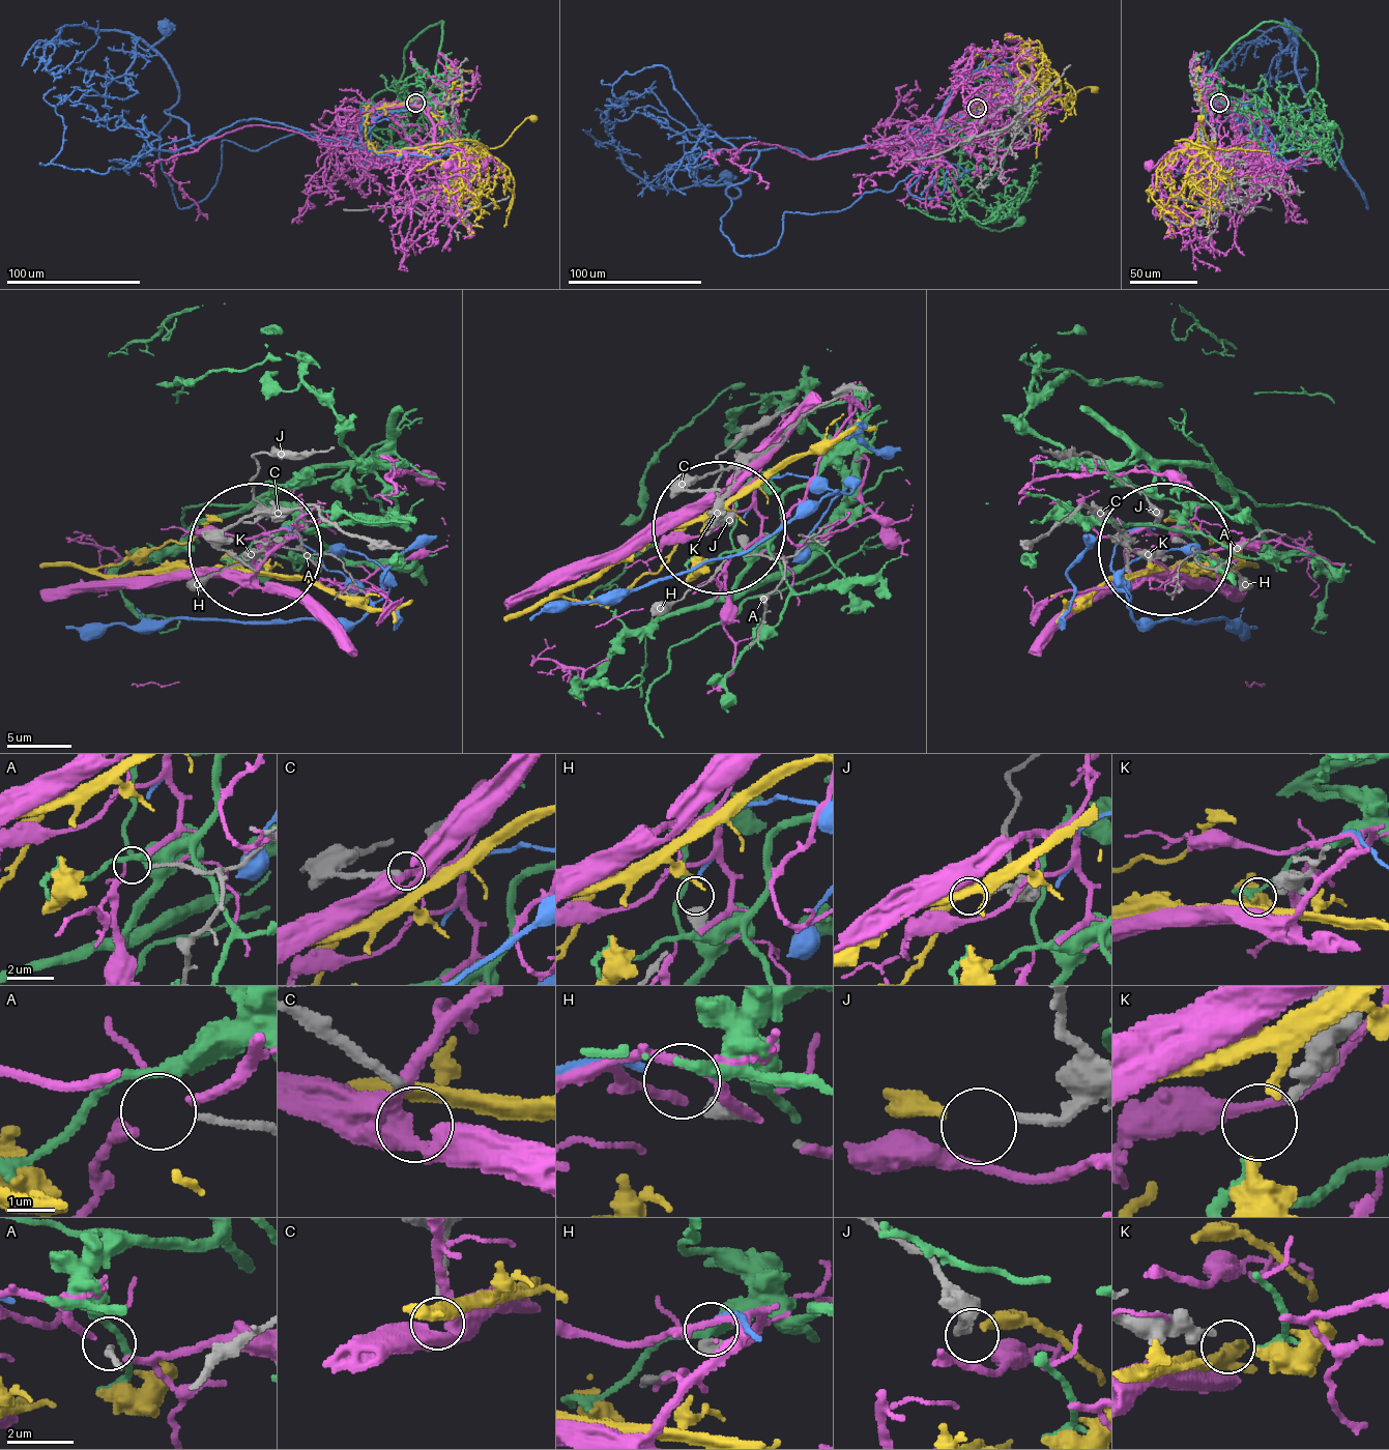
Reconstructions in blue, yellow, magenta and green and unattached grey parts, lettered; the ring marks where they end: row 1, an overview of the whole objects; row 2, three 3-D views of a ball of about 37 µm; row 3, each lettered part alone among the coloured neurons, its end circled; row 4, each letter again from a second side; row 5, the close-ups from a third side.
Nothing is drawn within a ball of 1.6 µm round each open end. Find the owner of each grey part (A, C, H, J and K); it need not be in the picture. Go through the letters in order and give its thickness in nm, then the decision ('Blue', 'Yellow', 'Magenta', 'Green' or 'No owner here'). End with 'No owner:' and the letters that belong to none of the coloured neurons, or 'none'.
A: Thickness 130 nm. No owner here
C: Thickness 220 nm. No owner here
H: Thickness 480 nm. Blue
J: Thickness 200 nm. Yellow
K: Thickness 260 nm. Green
No owner: A, C

